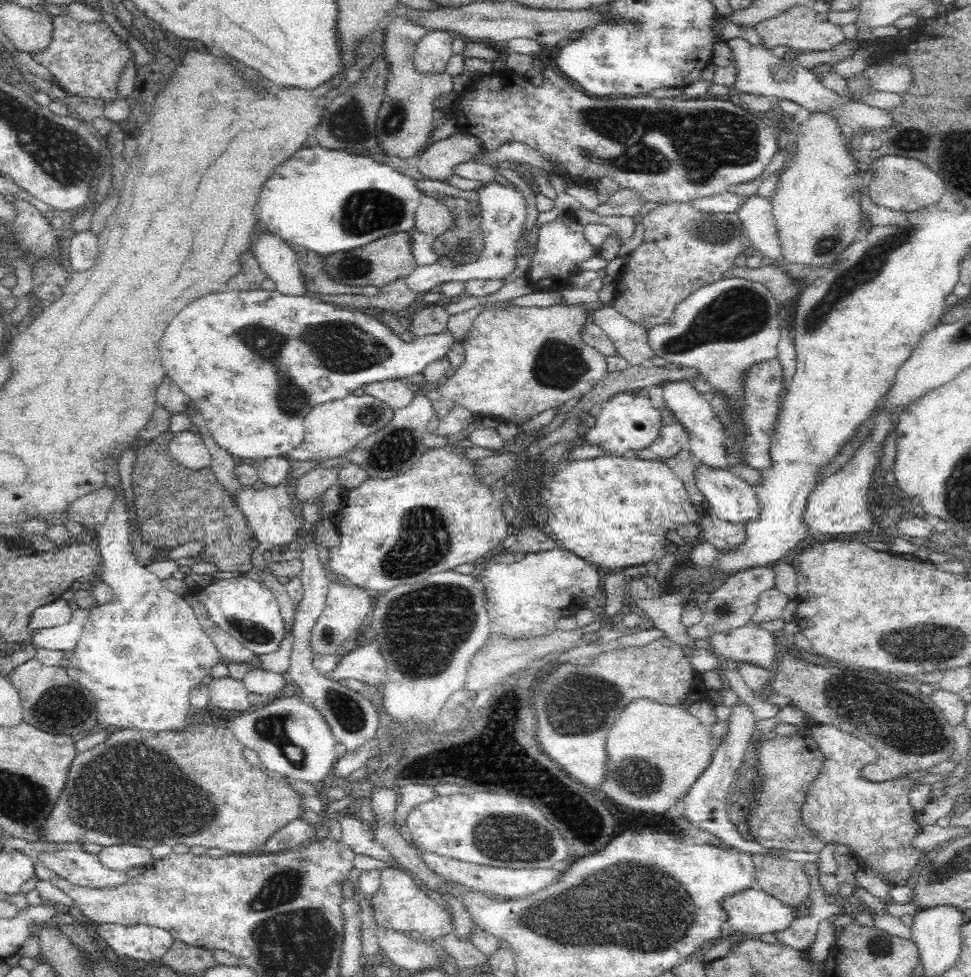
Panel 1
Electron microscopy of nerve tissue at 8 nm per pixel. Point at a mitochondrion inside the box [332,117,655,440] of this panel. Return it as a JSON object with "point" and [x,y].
{"point":[367,211]}

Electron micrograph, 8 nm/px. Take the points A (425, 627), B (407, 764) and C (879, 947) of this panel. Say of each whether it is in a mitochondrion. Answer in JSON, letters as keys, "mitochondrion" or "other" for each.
{"A":"mitochondrion","B":"other","C":"mitochondrion"}

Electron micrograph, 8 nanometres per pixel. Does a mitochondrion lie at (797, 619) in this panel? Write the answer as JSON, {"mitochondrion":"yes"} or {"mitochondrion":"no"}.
{"mitochondrion":"no"}

